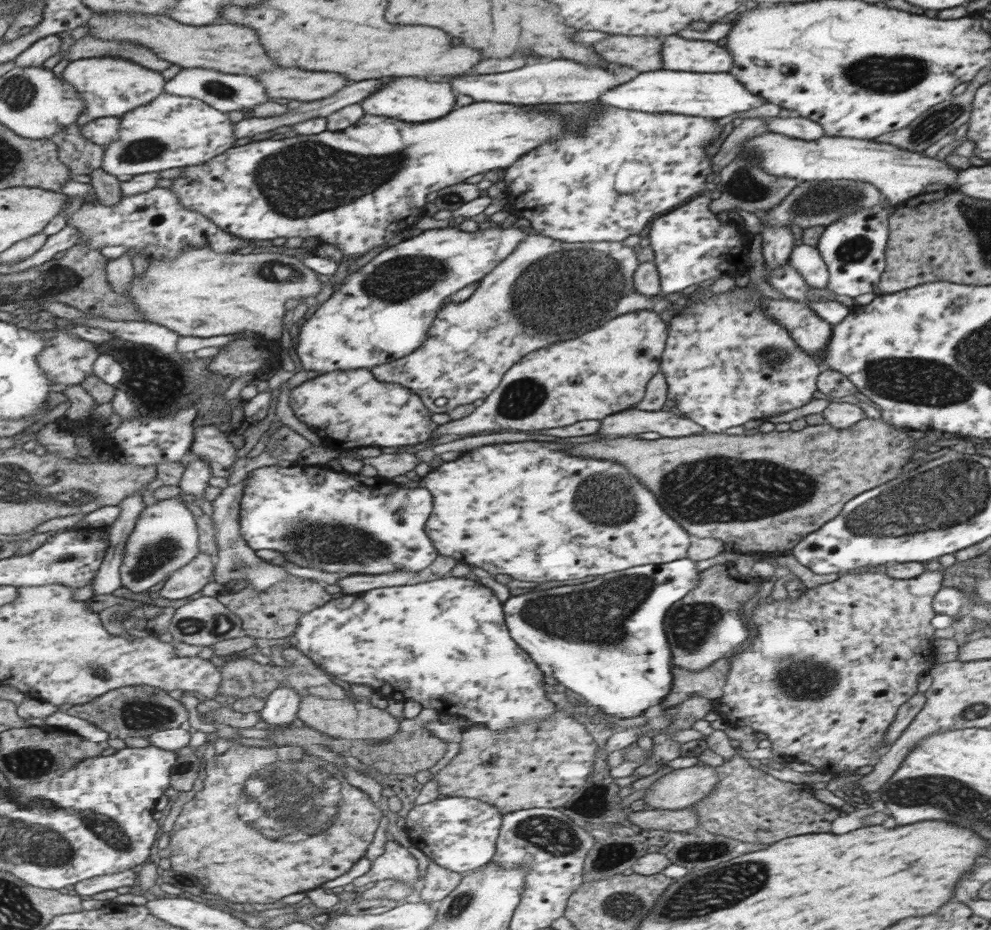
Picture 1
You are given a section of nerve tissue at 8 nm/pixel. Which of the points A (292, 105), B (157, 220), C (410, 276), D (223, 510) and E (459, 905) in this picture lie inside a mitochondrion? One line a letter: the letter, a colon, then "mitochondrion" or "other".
A: other
B: other
C: mitochondrion
D: other
E: mitochondrion

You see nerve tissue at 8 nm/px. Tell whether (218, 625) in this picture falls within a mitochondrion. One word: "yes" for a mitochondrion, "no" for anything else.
yes

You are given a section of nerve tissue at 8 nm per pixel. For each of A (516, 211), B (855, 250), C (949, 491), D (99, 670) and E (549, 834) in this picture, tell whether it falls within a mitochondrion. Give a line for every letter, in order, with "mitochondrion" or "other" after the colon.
A: other
B: mitochondrion
C: mitochondrion
D: mitochondrion
E: mitochondrion

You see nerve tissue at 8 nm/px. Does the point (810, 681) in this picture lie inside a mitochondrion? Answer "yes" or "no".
yes

